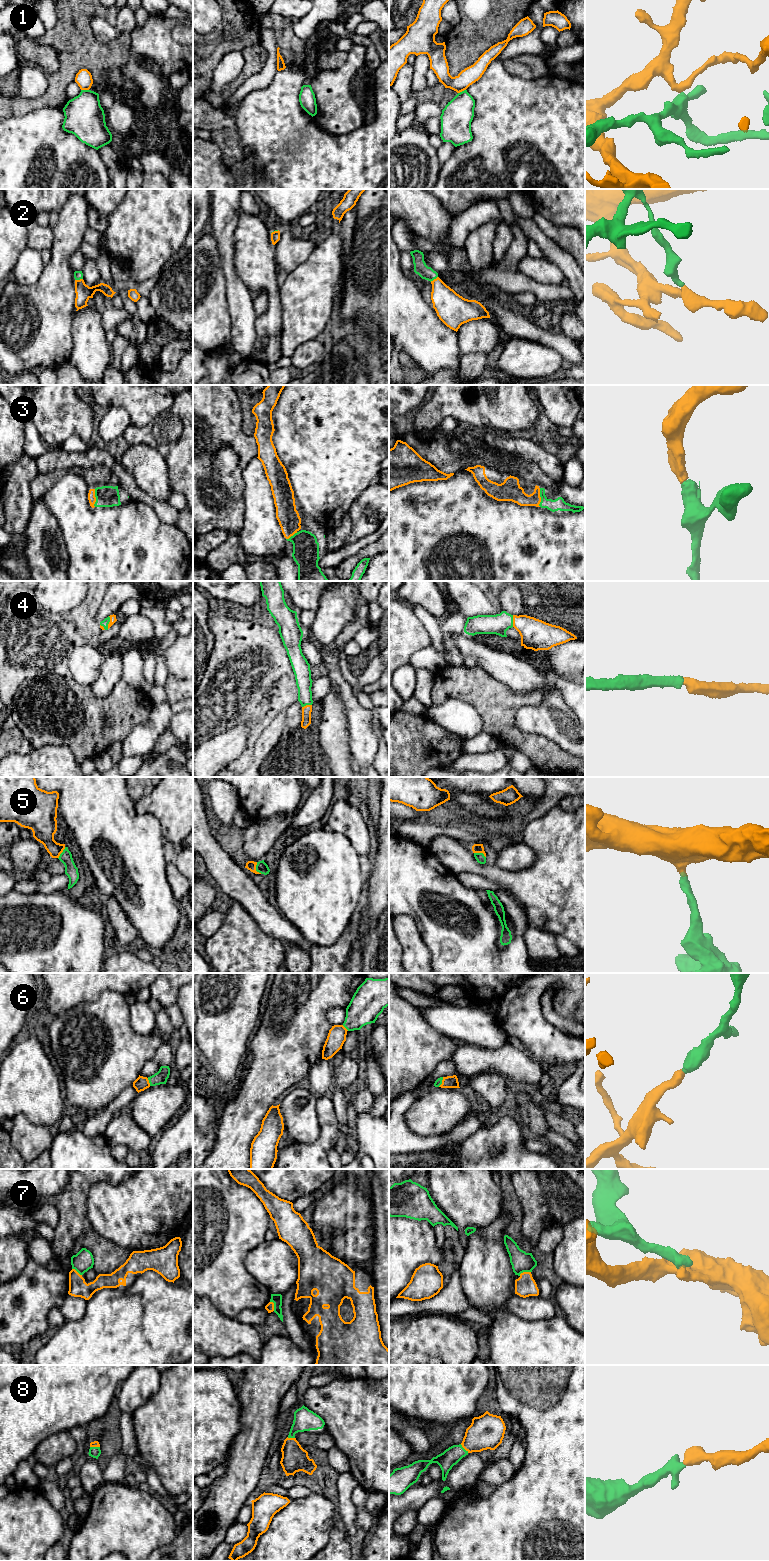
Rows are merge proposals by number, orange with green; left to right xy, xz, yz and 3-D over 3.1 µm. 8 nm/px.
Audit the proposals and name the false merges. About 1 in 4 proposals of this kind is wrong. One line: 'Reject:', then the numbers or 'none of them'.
Reject: 1, 7

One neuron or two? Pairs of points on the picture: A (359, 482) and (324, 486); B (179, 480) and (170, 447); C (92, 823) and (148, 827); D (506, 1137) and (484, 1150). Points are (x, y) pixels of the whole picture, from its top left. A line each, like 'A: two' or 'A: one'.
A: one
B: one
C: one
D: one

